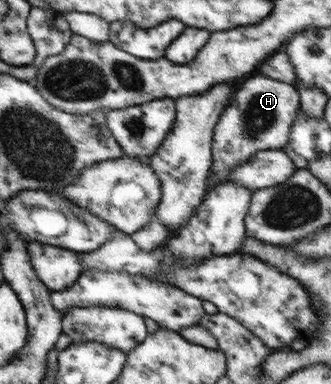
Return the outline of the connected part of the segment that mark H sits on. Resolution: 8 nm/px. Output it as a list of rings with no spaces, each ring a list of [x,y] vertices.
[[[260,72],[245,77],[217,122],[212,144],[213,172],[210,178],[216,182],[226,182],[238,165],[244,164],[258,152],[287,146],[300,108],[300,95],[295,84],[280,82]]]

